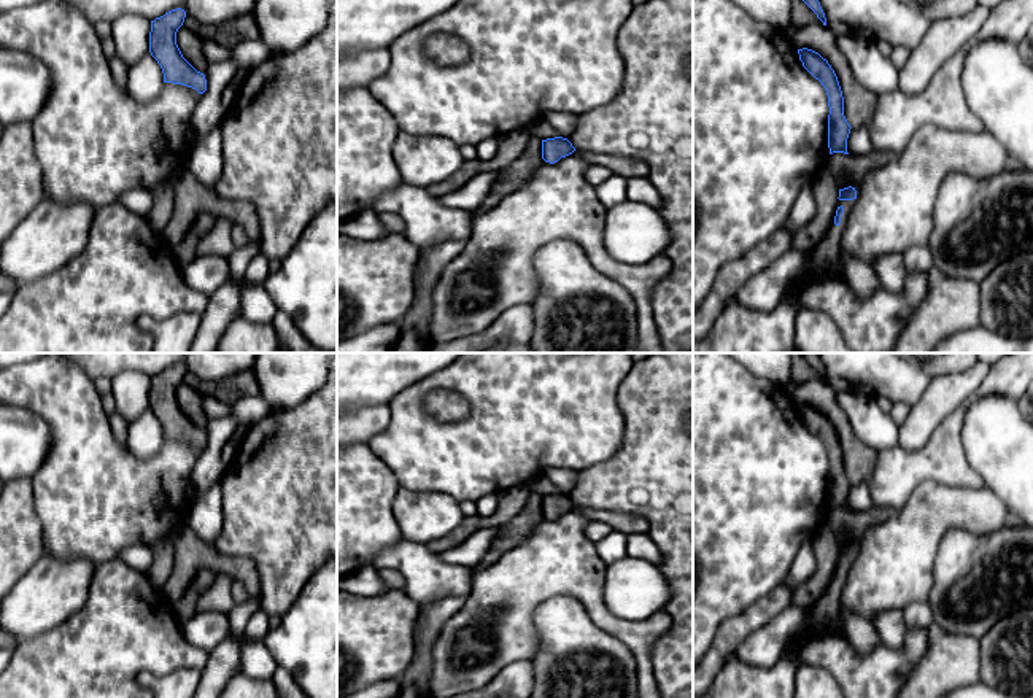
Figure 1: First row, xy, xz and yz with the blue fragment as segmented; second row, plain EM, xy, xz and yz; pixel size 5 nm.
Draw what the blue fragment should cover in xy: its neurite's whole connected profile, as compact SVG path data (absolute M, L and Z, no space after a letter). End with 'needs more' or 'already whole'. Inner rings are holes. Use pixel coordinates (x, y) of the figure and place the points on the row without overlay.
M176 364L151 377L149 409L162 425L164 439L183 440L203 450L207 447L205 431L183 413L176 401L176 388L184 374L186 367Z | already whole

